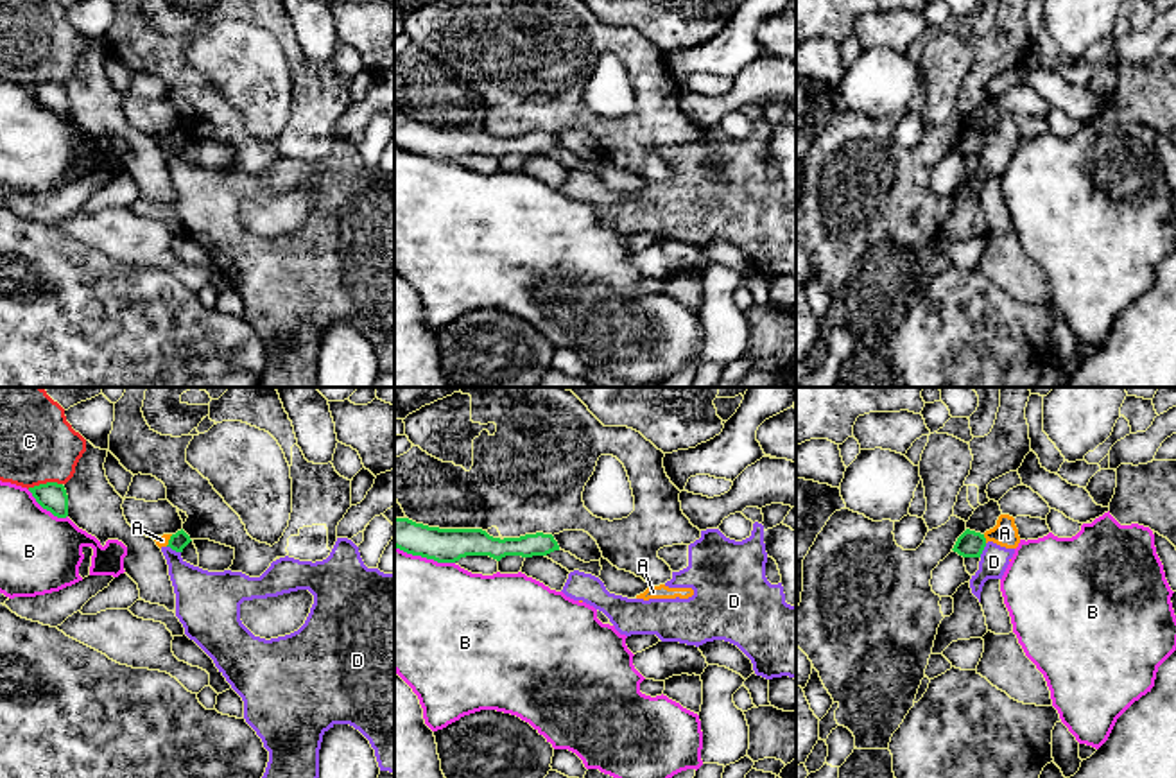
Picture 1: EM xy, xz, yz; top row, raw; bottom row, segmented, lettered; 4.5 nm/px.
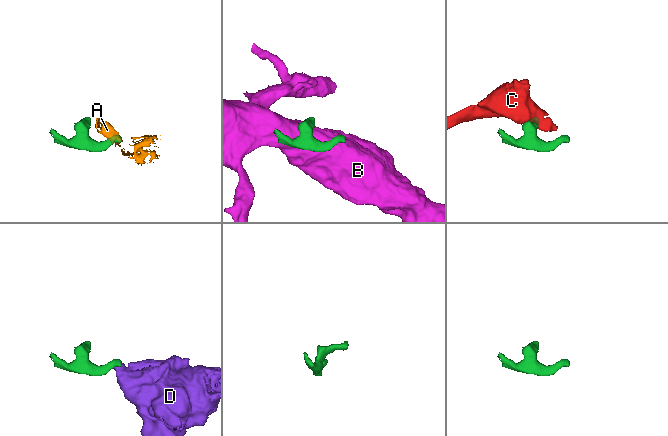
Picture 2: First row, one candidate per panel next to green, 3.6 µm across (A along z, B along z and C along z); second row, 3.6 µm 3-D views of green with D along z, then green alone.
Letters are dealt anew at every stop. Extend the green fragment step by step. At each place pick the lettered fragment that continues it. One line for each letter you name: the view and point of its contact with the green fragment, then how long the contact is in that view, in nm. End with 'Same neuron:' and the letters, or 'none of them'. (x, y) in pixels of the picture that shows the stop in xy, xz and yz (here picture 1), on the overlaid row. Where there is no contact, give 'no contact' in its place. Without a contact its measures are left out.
Same neuron: none of them

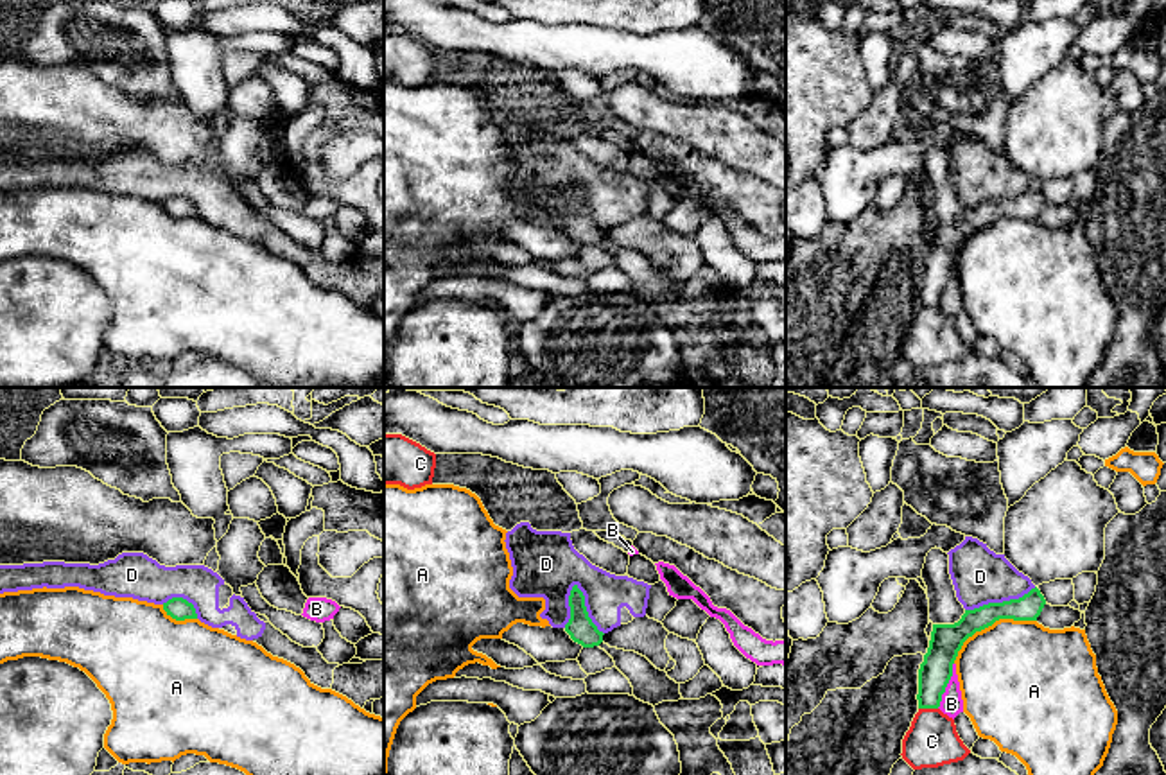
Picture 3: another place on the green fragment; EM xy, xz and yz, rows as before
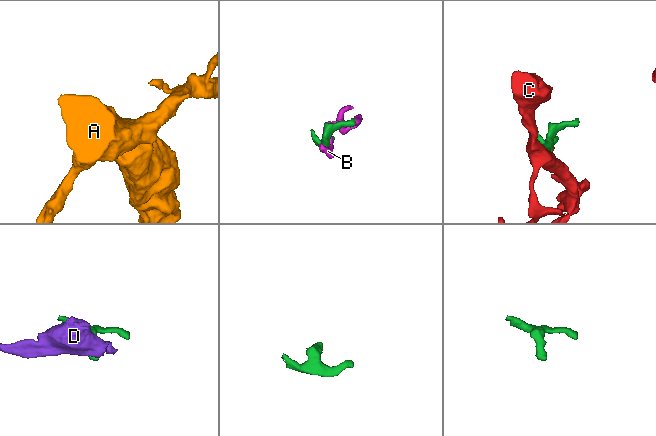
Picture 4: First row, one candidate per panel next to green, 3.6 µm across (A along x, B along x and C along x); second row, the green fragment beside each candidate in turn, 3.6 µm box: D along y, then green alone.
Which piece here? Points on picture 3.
Same neuron: none of them

